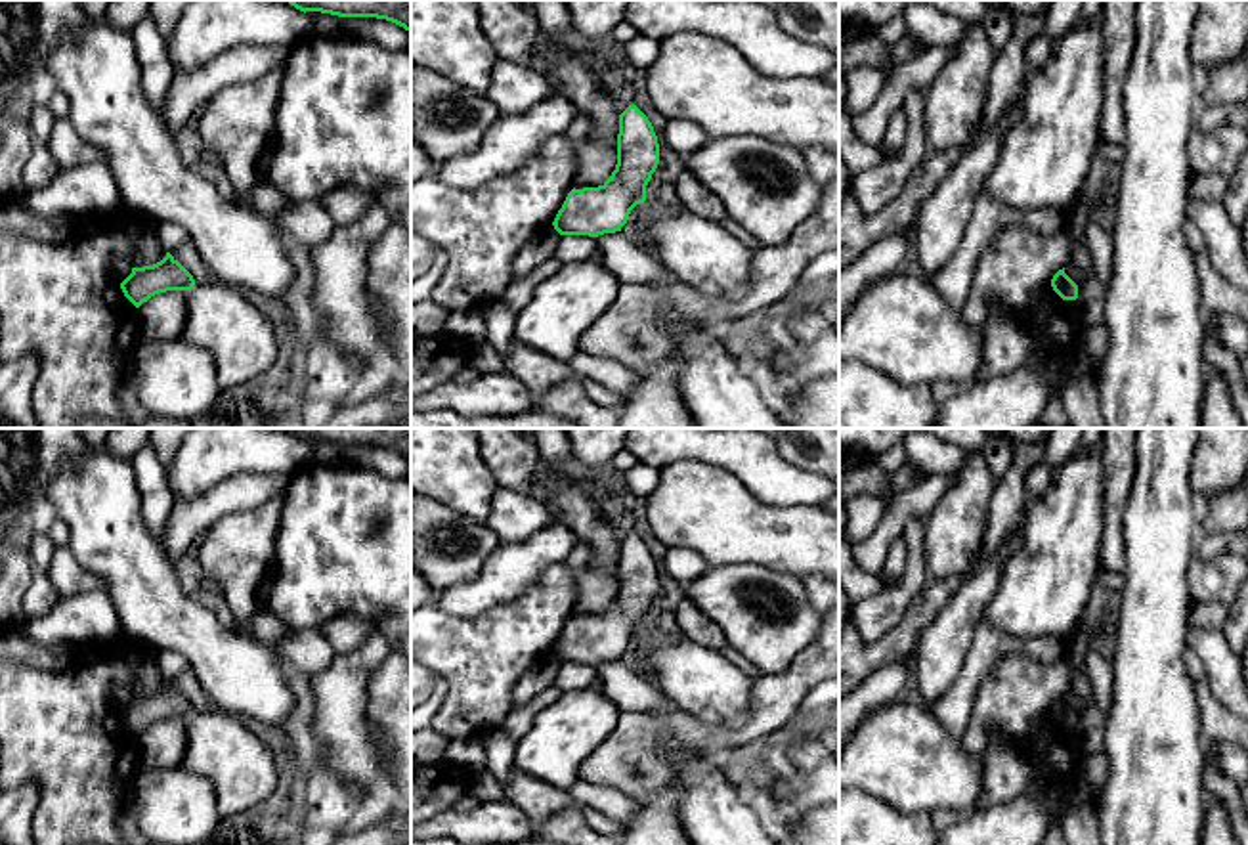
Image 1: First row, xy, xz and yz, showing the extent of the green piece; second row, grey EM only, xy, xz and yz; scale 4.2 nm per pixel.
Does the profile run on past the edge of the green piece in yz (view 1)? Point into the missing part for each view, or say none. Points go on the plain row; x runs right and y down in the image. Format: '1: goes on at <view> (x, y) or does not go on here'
1: does not go on here

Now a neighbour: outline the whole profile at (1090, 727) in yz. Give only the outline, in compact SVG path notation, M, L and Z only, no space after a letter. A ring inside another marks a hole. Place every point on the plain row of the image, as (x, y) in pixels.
M1078 627L1070 639L1066 640L1063 660L1070 667L1070 686L1086 705L1078 713L1078 734L1082 753L1099 753L1105 749L1105 713L1095 702L1091 682L1086 671L1086 654L1091 650L1091 633L1087 629Z

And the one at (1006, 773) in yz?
M1013 746L990 749L982 757L980 795L975 803L977 811L1001 805L1024 793L1034 778L1036 767Z

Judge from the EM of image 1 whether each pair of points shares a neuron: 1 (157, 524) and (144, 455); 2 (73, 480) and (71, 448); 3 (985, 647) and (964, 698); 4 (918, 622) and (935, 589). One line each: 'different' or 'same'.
1: same
2: different
3: same
4: same

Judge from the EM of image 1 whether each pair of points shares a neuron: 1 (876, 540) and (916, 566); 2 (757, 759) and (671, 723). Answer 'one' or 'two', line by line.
1: two
2: two

